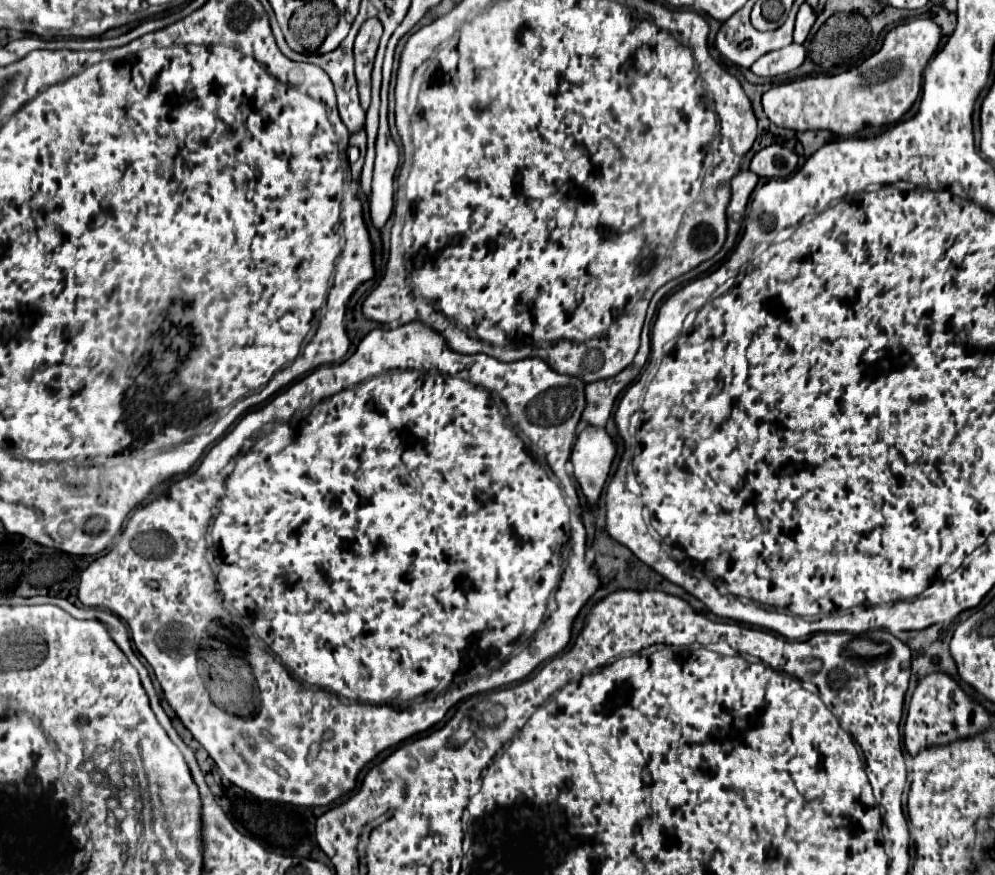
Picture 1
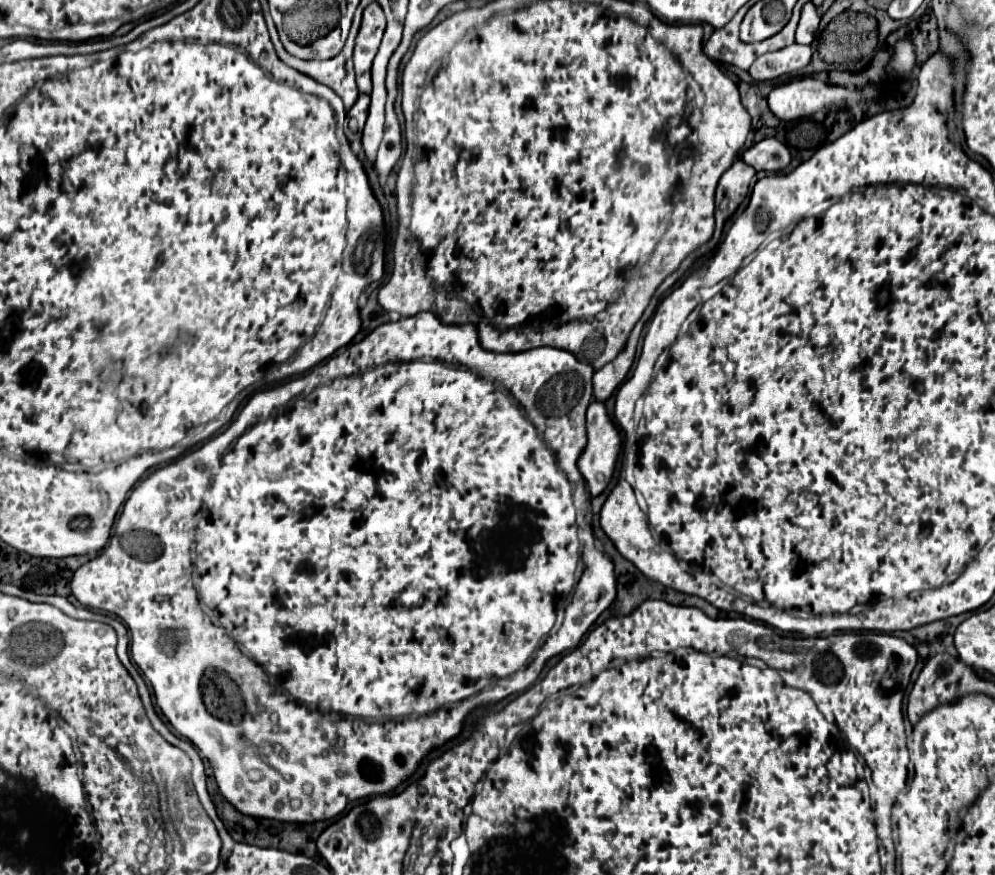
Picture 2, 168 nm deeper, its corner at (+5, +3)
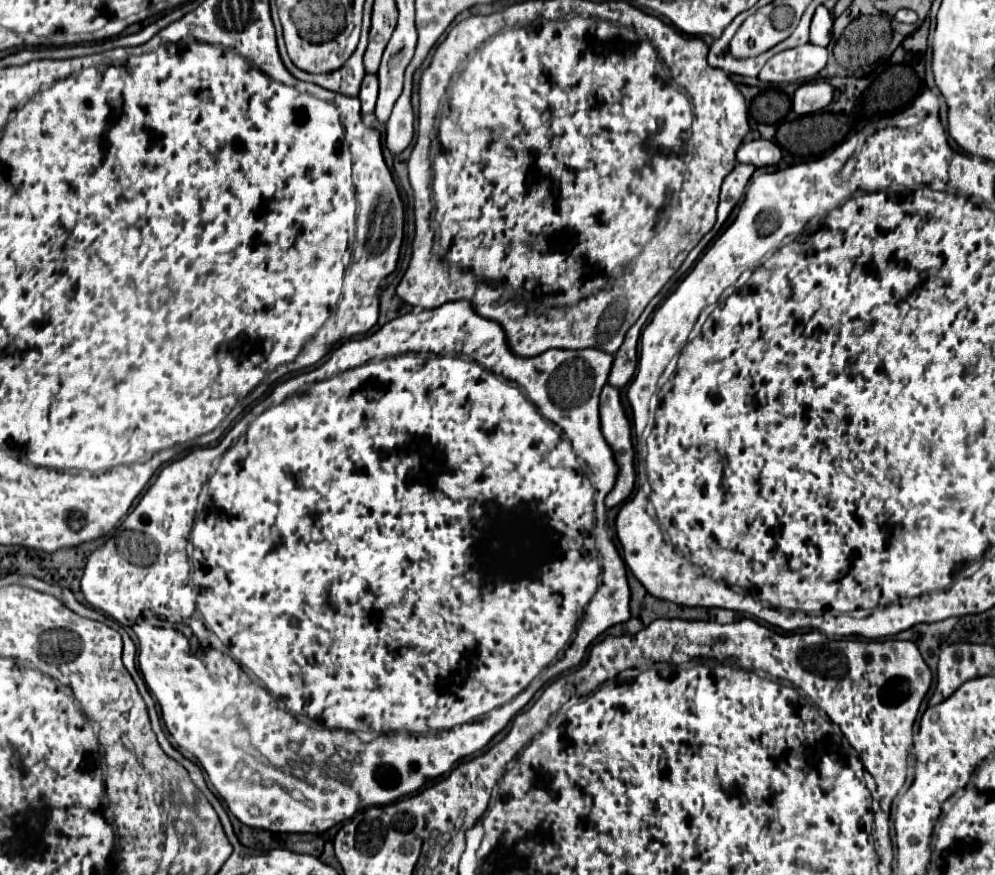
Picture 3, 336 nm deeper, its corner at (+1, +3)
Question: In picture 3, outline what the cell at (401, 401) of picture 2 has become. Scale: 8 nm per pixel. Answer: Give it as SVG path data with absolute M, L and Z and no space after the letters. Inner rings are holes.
M449 301L449 303L445 303L445 305L441 305L441 307L437 307L437 309L429 309L429 311L419 311L419 313L407 313L407 315L401 315L401 317L397 317L397 319L393 319L393 321L389 321L389 323L385 323L385 325L383 325L383 327L381 327L381 329L379 329L379 331L375 331L375 333L373 333L373 335L369 335L369 337L363 337L363 339L353 339L353 341L347 341L347 343L343 343L343 345L341 345L341 347L337 347L337 349L335 349L335 351L333 351L333 353L331 353L331 355L329 355L329 359L327 359L327 361L325 361L325 363L323 363L323 365L321 365L321 367L317 367L317 368L314 368L314 369L311 369L311 371L304 371L304 372L301 372L301 373L299 373L299 375L295 375L295 377L291 377L291 379L287 379L287 381L283 381L283 383L279 383L279 385L275 385L275 389L273 389L273 391L271 391L271 393L269 393L269 395L267 395L267 397L265 397L265 399L263 399L263 401L261 401L261 403L258 403L258 404L257 404L257 405L255 405L255 407L253 407L253 409L251 409L251 410L250 410L250 411L249 411L249 412L248 412L248 413L246 413L246 414L245 414L245 415L243 415L243 416L242 416L242 417L241 417L241 421L239 421L239 423L237 423L237 425L235 425L235 427L233 427L233 429L231 429L231 431L229 431L229 433L227 433L227 435L225 435L225 437L223 437L223 439L221 439L221 441L219 441L219 443L217 443L217 445L213 445L213 447L199 447L199 449L193 449L193 451L191 451L191 453L189 453L189 455L185 455L185 457L183 457L183 459L177 459L177 461L173 461L173 463L169 463L169 465L165 465L165 467L163 467L163 469L161 469L161 473L159 473L159 475L157 475L157 479L155 479L155 483L153 483L153 485L151 485L151 487L149 487L149 489L147 489L147 491L145 491L145 495L143 495L143 497L141 497L141 501L139 501L139 503L137 503L137 507L135 507L135 509L133 509L133 511L131 511L131 513L129 513L129 515L127 515L127 519L125 519L125 521L123 521L123 523L121 523L121 525L119 525L119 529L117 529L117 531L115 531L115 535L113 535L113 537L111 537L111 539L109 539L109 541L105 541L105 543L103 543L103 545L101 545L101 547L99 547L99 549L97 549L97 551L93 551L93 553L91 553L91 555L89 555L89 559L87 559L87 567L85 567L85 573L83 573L83 579L81 579L81 591L83 591L83 595L85 595L85 601L87 601L87 603L89 603L89 605L91 605L91 607L95 607L95 609L99 609L99 611L103 611L103 613L105 613L105 615L109 615L109 617L113 617L113 619L117 619L117 621L119 621L119 623L121 623L121 625L125 625L125 623L127 623L127 625L129 625L129 627L131 627L131 629L133 629L133 631L135 631L135 635L137 635L137 637L139 637L139 669L141 669L141 673L143 673L143 677L145 677L145 683L147 683L147 687L149 687L149 691L151 691L151 693L153 693L153 697L155 697L155 699L157 699L157 701L159 701L159 705L161 705L161 715L163 715L163 721L165 721L165 727L167 727L167 729L168 729L168 731L169 731L169 733L170 733L170 734L171 734L171 735L173 735L173 739L175 739L175 743L174 743L174 746L176 746L176 747L177 747L177 749L178 749L178 750L179 750L179 752L180 752L180 753L181 753L181 754L182 754L182 755L184 755L184 756L185 756L185 757L186 757L186 756L187 756L187 757L188 757L188 756L191 756L191 757L195 757L195 759L199 759L199 763L201 763L201 767L203 767L203 769L205 769L205 771L207 771L207 775L209 775L209 781L211 781L211 783L213 783L213 787L215 787L215 789L217 789L217 793L219 793L219 795L221 795L221 799L223 799L223 801L225 801L225 803L227 803L227 807L229 807L229 811L231 811L231 813L233 813L233 815L235 815L235 817L237 817L237 819L239 819L239 821L241 821L241 823L245 823L245 825L249 825L249 827L255 827L255 829L267 829L267 831L275 831L275 833L321 833L321 831L327 831L327 829L329 829L329 827L333 827L333 825L337 825L337 823L341 823L341 821L347 821L347 819L349 819L349 817L351 817L351 815L353 815L353 813L355 813L355 811L357 811L357 809L361 809L361 807L369 807L369 805L387 805L387 803L393 803L393 801L397 801L397 799L399 799L399 797L405 797L405 795L409 795L409 793L413 793L413 791L417 791L417 789L419 789L419 787L421 787L421 785L424 785L424 783L425 783L425 782L426 782L426 781L431 781L431 779L435 779L435 777L439 777L439 775L443 775L443 773L447 773L447 771L451 771L451 769L453 769L453 765L455 765L455 763L457 763L457 761L459 761L459 759L465 759L465 757L471 757L471 755L473 755L473 753L477 753L477 751L479 751L479 749L483 749L483 747L485 747L485 745L487 745L487 743L489 743L489 741L491 741L491 737L493 737L493 735L495 735L495 733L497 733L497 731L501 731L501 729L503 729L503 727L505 727L505 725L507 725L507 723L509 723L509 721L511 721L511 719L513 719L513 717L515 717L515 713L517 713L517 711L521 711L521 709L523 709L523 707L525 707L525 705L527 705L527 703L529 703L529 699L531 699L531 697L533 697L533 695L535 695L535 691L537 691L537 689L539 689L539 687L541 687L541 685L543 685L543 683L545 683L545 681L549 681L549 679L553 679L553 677L555 677L555 675L559 675L559 671L567 671L567 669L571 669L571 667L573 667L573 665L577 665L577 663L581 663L581 661L583 661L583 657L585 657L585 649L587 649L587 647L589 647L589 645L591 645L591 641L595 641L595 639L597 639L597 635L601 635L601 633L603 633L603 631L605 631L605 629L607 629L607 627L611 627L611 625L615 625L615 623L623 623L623 621L625 621L625 619L629 619L629 585L627 585L627 573L626 573L626 572L627 572L627 566L626 566L626 564L625 564L625 563L624 563L624 561L623 561L623 559L622 559L622 557L621 557L621 556L620 556L620 554L619 554L619 551L617 551L617 549L616 549L616 547L615 547L615 544L614 544L614 542L613 542L613 540L612 540L612 538L611 538L611 537L610 537L610 536L609 536L609 534L608 534L608 529L607 529L607 523L606 523L606 520L607 520L607 516L606 516L606 510L607 510L607 508L606 508L606 507L605 507L605 503L604 503L604 499L605 499L605 497L606 497L606 495L607 495L607 493L609 493L609 491L611 491L611 489L612 489L612 488L613 488L613 485L614 485L614 484L615 484L615 475L617 475L617 465L615 465L615 463L613 463L613 453L611 453L611 451L609 451L609 445L607 445L607 443L605 443L605 439L603 439L603 435L601 435L601 429L599 429L599 411L597 411L597 399L599 399L599 393L601 393L601 389L603 389L603 385L605 385L605 383L607 383L607 375L609 375L609 369L611 369L611 363L613 363L613 355L607 355L607 353L603 353L603 351L597 351L597 349L581 349L581 351L569 351L569 349L549 349L549 351L545 351L545 353L541 353L541 355L537 355L537 357L525 357L525 359L523 359L523 357L517 357L517 355L513 355L513 353L511 353L511 351L509 351L509 347L507 347L507 343L505 343L505 333L503 333L503 329L501 329L501 325L499 325L499 323L497 323L497 321L491 321L491 319L485 319L485 317L481 317L481 315L477 315L477 313L475 313L475 311L473 311L473 309L471 309L471 303L469 303L469 301ZM551 387L553 387L553 389L551 389ZM264 411L265 411L265 413L263 413L263 412L264 412ZM260 414L261 414L261 415L260 415ZM244 416L245 416L245 417L244 417ZM258 416L259 416L259 417L258 417ZM242 418L243 418L243 419L242 419ZM255 418L257 418L257 419L255 419ZM573 449L574 449L574 451L573 451ZM575 452L576 452L576 454L577 454L577 455L578 455L578 457L579 457L579 463L577 463L577 455L575 455ZM585 467L587 467L587 470L586 470L586 474L585 474L585 473L583 473L583 471L581 471L581 469L585 469ZM589 481L590 481L590 483L589 483ZM595 491L596 491L596 493L595 493ZM189 537L191 537L191 543L193 543L193 555L191 555L191 557L193 557L193 563L195 563L195 567L193 567L193 571L191 571L191 563L189 563L189 553L187 553L187 543L189 543ZM155 543L157 543L157 545L155 545ZM597 580L601 580L601 583L600 583L600 585L599 585L599 589L597 589ZM595 591L597 591L597 593L595 593ZM593 593L595 593L595 595L593 595ZM591 595L593 595L593 597L591 597ZM589 599L591 599L591 603L589 603L589 609L587 609L587 611L585 611L585 605L587 605L587 601L589 601ZM197 609L199 609L199 613L201 613L201 615L203 615L203 621L201 621L201 619L191 619L191 615L193 615L193 613L195 613L195 611L197 611ZM583 611L585 611L585 613L583 613ZM151 613L155 613L155 615L157 615L157 617L159 617L159 619L163 619L163 621L169 621L169 623L179 623L179 621L187 621L187 625L189 625L189 627L191 627L191 633L189 633L189 635L185 635L185 633L183 633L183 631L181 631L181 629L177 629L177 627L171 627L171 629L169 629L169 627L167 627L167 625L159 625L159 623L157 623L157 621L155 621L155 619L151 619ZM579 617L581 617L581 621L579 621ZM577 623L579 623L579 625L577 625ZM575 629L577 629L577 631L575 631ZM209 631L211 631L211 633L215 633L215 635L217 635L217 637L219 637L219 641L221 641L221 643L223 643L223 645L225 645L225 651L219 651L219 649L215 649L215 647L213 647L213 645L211 645L211 643L209 643ZM573 631L575 631L575 639L573 639L573 643L571 643L571 645L569 645L569 647L567 647L567 649L565 649L565 655L563 655L563 657L561 657L561 659L559 659L559 661L555 661L555 659L557 659L557 657L559 657L559 653L561 653L561 651L563 651L563 647L565 647L565 645L567 645L567 643L569 643L569 639L571 639L571 635L573 635ZM553 661L555 661L555 663L553 663ZM551 663L553 663L553 665L551 665ZM335 665L337 665L337 669L335 669ZM547 665L551 665L551 667L547 667ZM545 667L547 667L547 669L545 669ZM543 669L545 669L545 671L543 671ZM541 671L543 671L543 673L541 673ZM539 673L541 673L541 675L539 675ZM537 675L539 675L539 677L537 677ZM535 677L537 677L537 679L535 679ZM533 679L535 679L535 681L533 681ZM531 681L533 681L533 683L531 683ZM529 683L531 683L531 685L529 685ZM527 685L529 685L529 687L527 687ZM263 687L265 687L265 688L263 688ZM266 689L267 689L267 690L266 690ZM523 689L525 689L525 691L523 691ZM268 691L269 691L269 692L268 692ZM519 693L521 693L521 695L519 695ZM515 695L517 695L517 697L515 697ZM509 699L511 699L511 701L509 701ZM507 701L509 701L509 703L507 703ZM501 703L505 703L505 705L501 705ZM493 707L497 707L497 709L493 709ZM294 717L295 717L295 721L294 721L294 720L293 720L293 718L294 718ZM298 717L303 717L303 720L304 720L304 719L305 719L305 723L300 723L300 722L296 722L296 718L298 718ZM477 719L479 719L479 721L477 721ZM308 720L309 720L309 721L308 721ZM324 723L327 723L327 727L329 727L329 728L327 728L327 727L326 727L326 725L325 725L325 724L324 724ZM317 724L318 724L318 725L319 725L319 726L320 726L320 724L321 724L321 726L322 726L322 724L323 724L323 725L324 725L324 727L321 727L321 729L317 729ZM341 729L343 729L343 730L341 730ZM353 731L375 731L375 733L387 733L387 735L379 735L379 737L377 737L377 739L373 739L373 741L369 741L369 743L363 743L363 741L359 741L359 737L357 737L357 735L355 735L355 733L353 733ZM393 733L395 733L395 735L393 735ZM265 735L271 735L271 741L261 741L261 739L265 739ZM233 743L237 743L237 747L235 747L235 745L233 745ZM305 755L306 755L306 756L305 756ZM305 757L306 757L306 758L305 758ZM305 762L306 762L306 763L311 763L311 765L314 765L314 763L315 763L315 773L317 773L317 781L307 781L307 779L299 779L299 777L295 777L295 776L293 776L293 775L288 775L288 774L285 774L285 773L284 773L284 772L283 772L283 771L282 771L282 770L280 770L280 769L277 769L277 768L273 768L273 767L285 767L285 771L297 771L297 767L303 767L303 765L305 765ZM271 765L273 765L273 767L271 767ZM261 777L263 777L263 779L261 779Z

